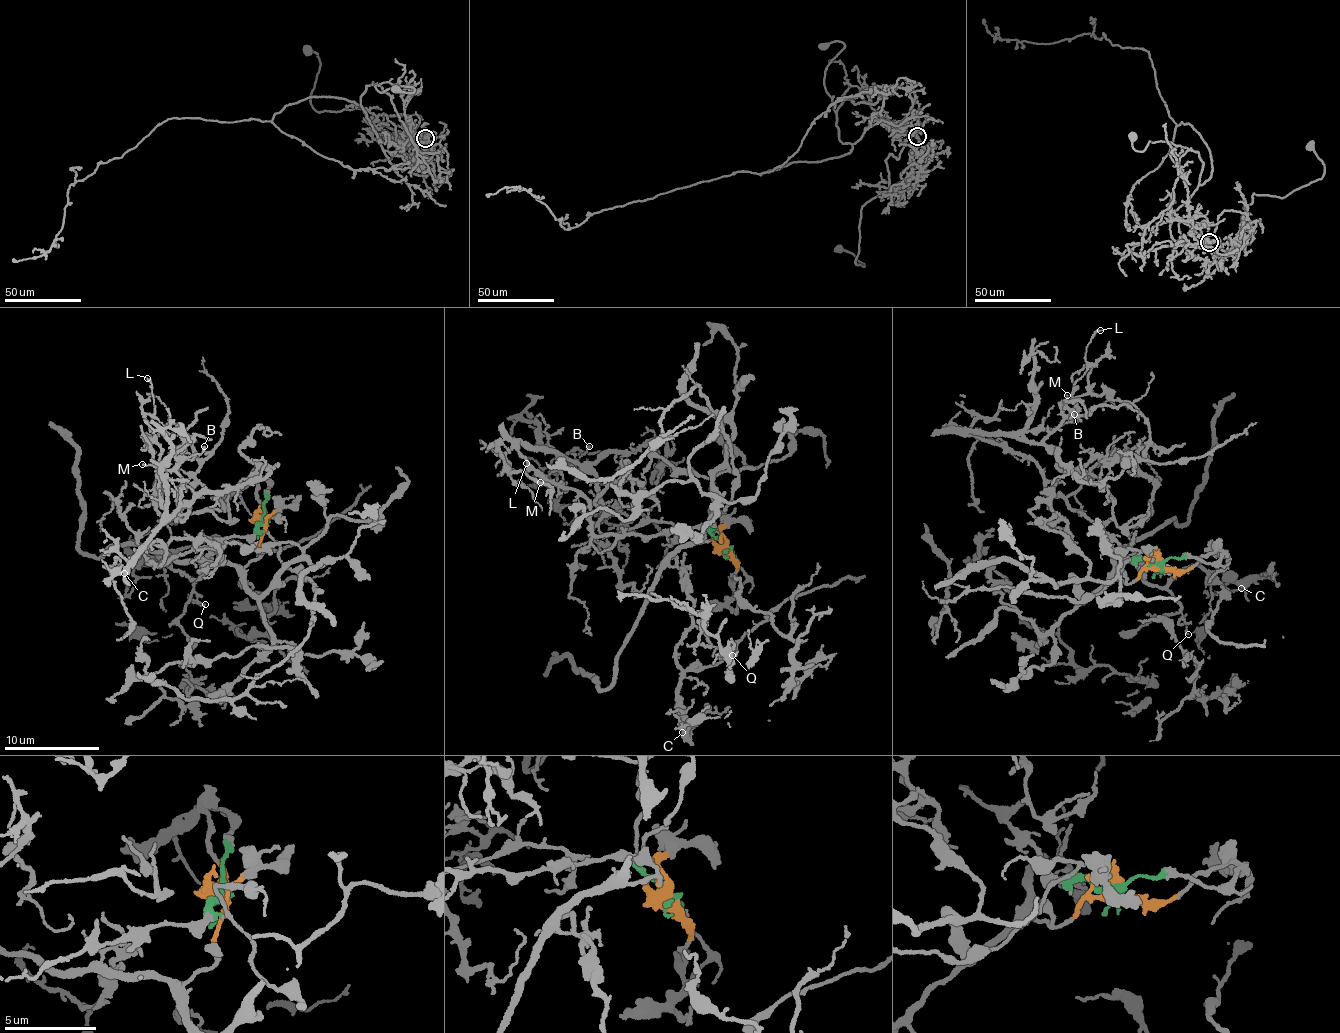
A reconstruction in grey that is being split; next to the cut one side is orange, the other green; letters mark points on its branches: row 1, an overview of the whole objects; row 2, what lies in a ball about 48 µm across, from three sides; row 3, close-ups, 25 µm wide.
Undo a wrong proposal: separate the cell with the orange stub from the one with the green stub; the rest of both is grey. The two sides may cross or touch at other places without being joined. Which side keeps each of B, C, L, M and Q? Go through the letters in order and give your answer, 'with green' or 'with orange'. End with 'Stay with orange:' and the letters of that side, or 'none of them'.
B: with green
C: with orange
L: with green
M: with green
Q: with orange
Stay with orange: C, Q

